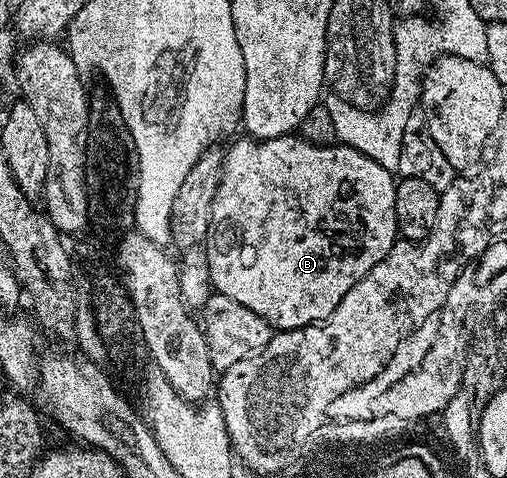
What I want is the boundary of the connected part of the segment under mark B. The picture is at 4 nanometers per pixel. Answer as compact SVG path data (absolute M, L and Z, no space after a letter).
M294 133L261 141L249 137L241 138L230 148L225 148L222 176L210 210L210 227L206 230L204 250L211 288L219 295L232 297L232 301L240 301L240 305L245 305L252 309L252 313L264 317L264 321L278 331L291 331L297 327L307 327L309 323L320 323L330 316L336 305L340 305L344 293L348 293L348 289L352 289L352 285L356 285L356 281L360 281L360 277L364 277L364 273L368 273L372 265L384 261L392 245L400 238L396 221L395 176L388 169L384 169L384 165L372 161L372 157L345 145L312 145Z

